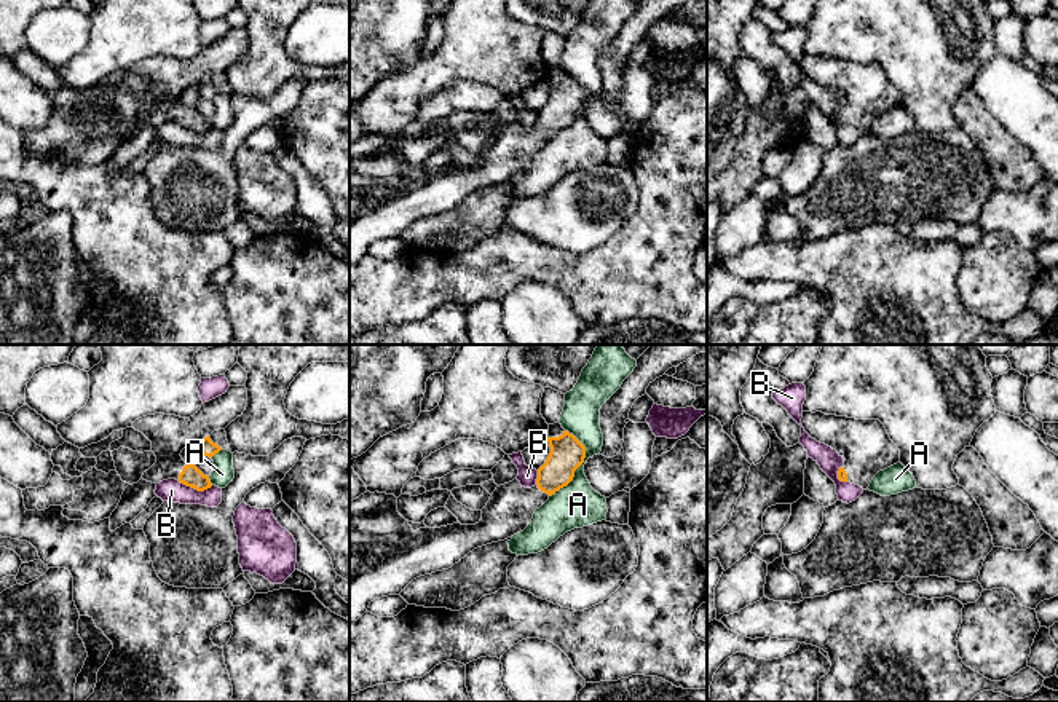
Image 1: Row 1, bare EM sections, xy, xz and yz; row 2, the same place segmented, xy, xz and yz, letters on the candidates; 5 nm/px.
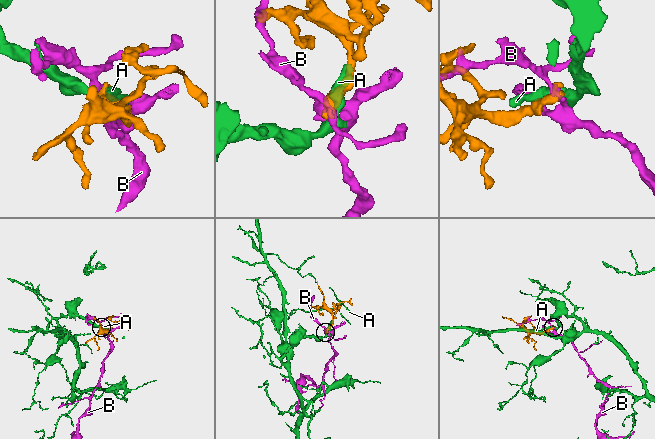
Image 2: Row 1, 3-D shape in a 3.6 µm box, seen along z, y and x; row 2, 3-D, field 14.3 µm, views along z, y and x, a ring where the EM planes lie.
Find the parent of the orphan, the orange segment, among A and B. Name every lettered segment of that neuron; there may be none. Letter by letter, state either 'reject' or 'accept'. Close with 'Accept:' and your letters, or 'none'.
A: reject
B: reject
Accept: none

